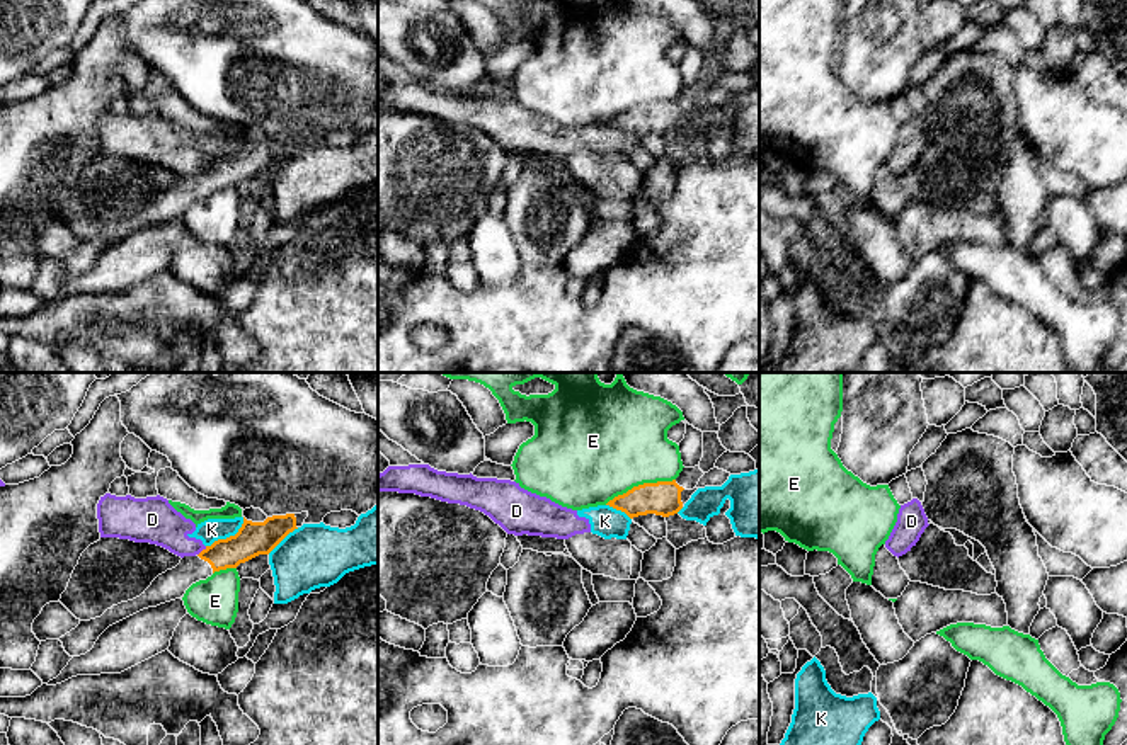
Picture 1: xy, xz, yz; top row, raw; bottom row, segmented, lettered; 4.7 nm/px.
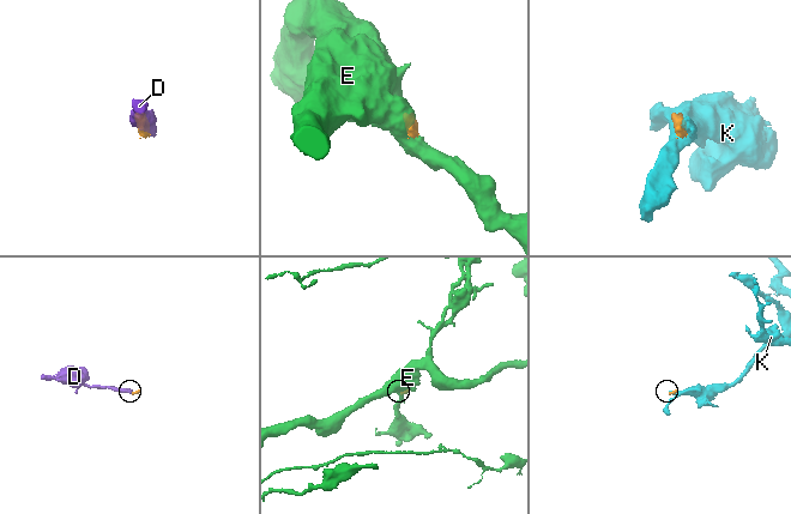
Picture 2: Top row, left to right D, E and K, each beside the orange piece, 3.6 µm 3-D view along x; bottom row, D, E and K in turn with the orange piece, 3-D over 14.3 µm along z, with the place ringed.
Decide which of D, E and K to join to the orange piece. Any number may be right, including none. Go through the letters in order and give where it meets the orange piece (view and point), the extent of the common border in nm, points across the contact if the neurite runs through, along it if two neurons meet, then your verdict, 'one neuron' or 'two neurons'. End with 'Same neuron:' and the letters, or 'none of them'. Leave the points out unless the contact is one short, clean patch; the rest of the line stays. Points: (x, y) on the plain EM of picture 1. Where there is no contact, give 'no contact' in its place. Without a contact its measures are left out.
D: meets orange in xy at (201, 170); contact 60 nm long; border along xy (206, 165), (198, 174); two neurons
E: meets orange in xz at (639, 104); contact 360 nm long; two neurons
K: meets orange in xy at (230, 155); contact 240 nm long; two neurons
Same neuron: none of them

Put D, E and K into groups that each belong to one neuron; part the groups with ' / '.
D K / E

